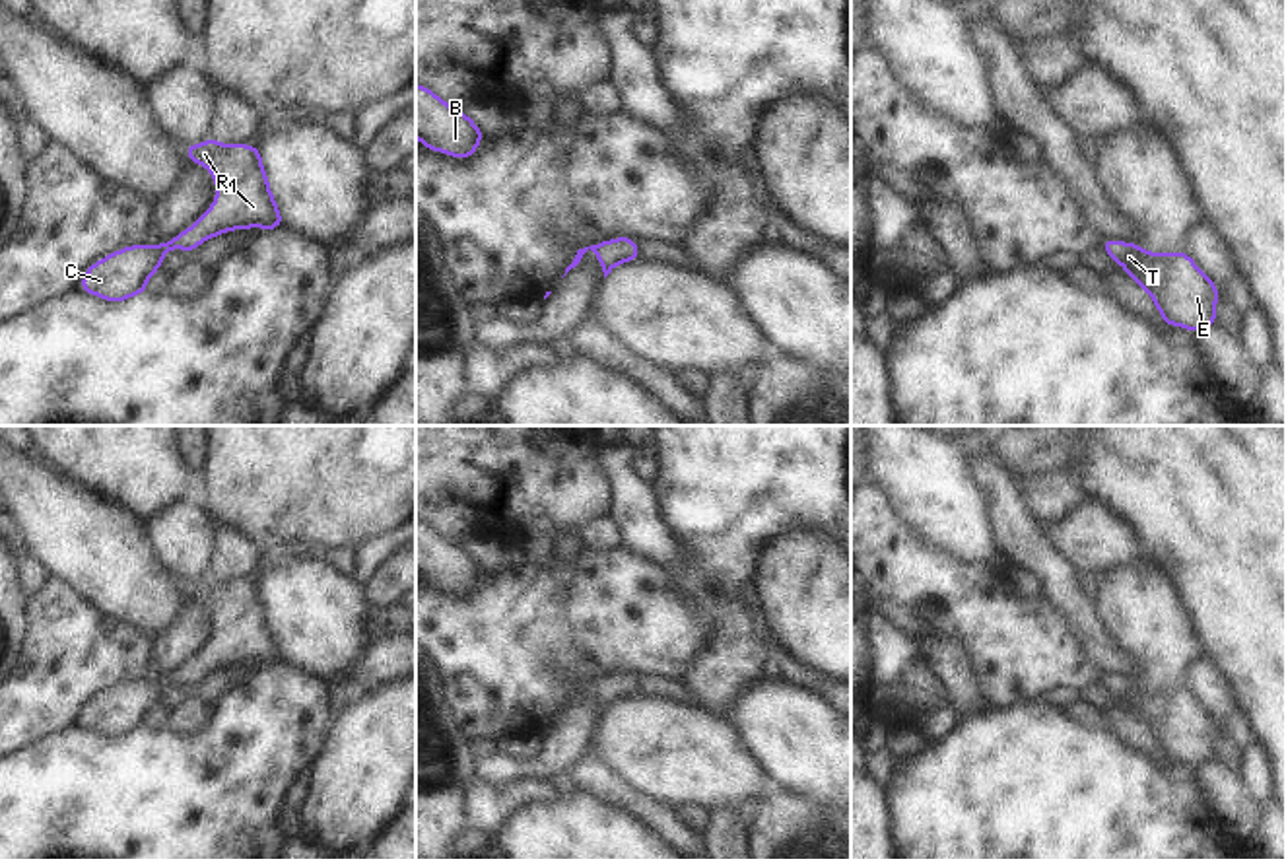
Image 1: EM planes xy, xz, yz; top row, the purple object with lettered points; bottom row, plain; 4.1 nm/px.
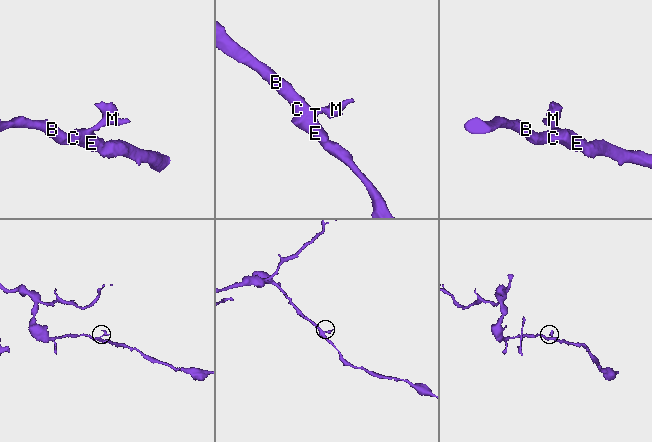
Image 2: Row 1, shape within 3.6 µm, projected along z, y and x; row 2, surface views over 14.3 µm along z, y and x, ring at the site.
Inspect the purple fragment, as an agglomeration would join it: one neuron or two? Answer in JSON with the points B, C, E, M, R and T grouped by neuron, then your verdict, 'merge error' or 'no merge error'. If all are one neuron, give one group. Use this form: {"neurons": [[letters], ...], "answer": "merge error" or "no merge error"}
{"neurons": [["B", "C", "E", "M", "R", "T"]], "answer": "no merge error"}

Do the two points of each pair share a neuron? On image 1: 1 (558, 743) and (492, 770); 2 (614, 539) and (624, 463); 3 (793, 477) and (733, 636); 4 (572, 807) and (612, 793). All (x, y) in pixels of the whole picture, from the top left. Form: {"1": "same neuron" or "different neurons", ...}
{"1": "same neuron", "2": "different neurons", "3": "same neuron", "4": "different neurons"}

